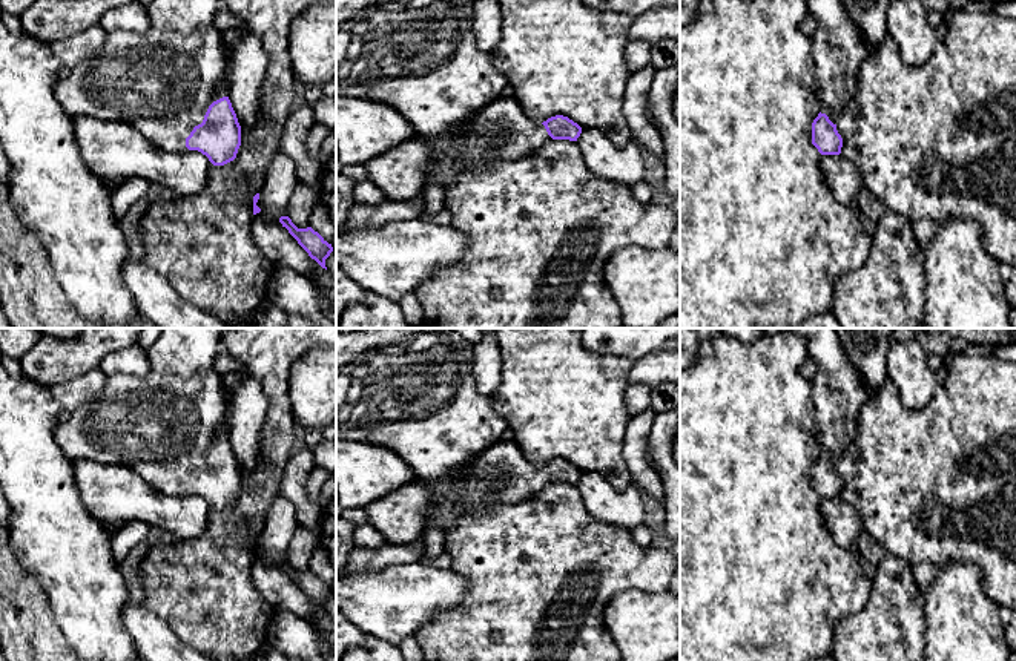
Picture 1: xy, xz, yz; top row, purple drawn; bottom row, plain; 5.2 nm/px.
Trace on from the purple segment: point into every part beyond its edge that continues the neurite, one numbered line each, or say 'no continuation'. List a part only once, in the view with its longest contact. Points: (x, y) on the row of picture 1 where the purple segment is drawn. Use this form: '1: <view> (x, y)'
1: xy (161, 83)

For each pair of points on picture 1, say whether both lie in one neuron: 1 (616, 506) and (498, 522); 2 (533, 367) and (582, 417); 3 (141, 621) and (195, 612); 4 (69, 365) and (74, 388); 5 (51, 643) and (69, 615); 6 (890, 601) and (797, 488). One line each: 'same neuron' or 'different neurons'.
1: different neurons
2: same neuron
3: different neurons
4: different neurons
5: different neurons
6: different neurons

